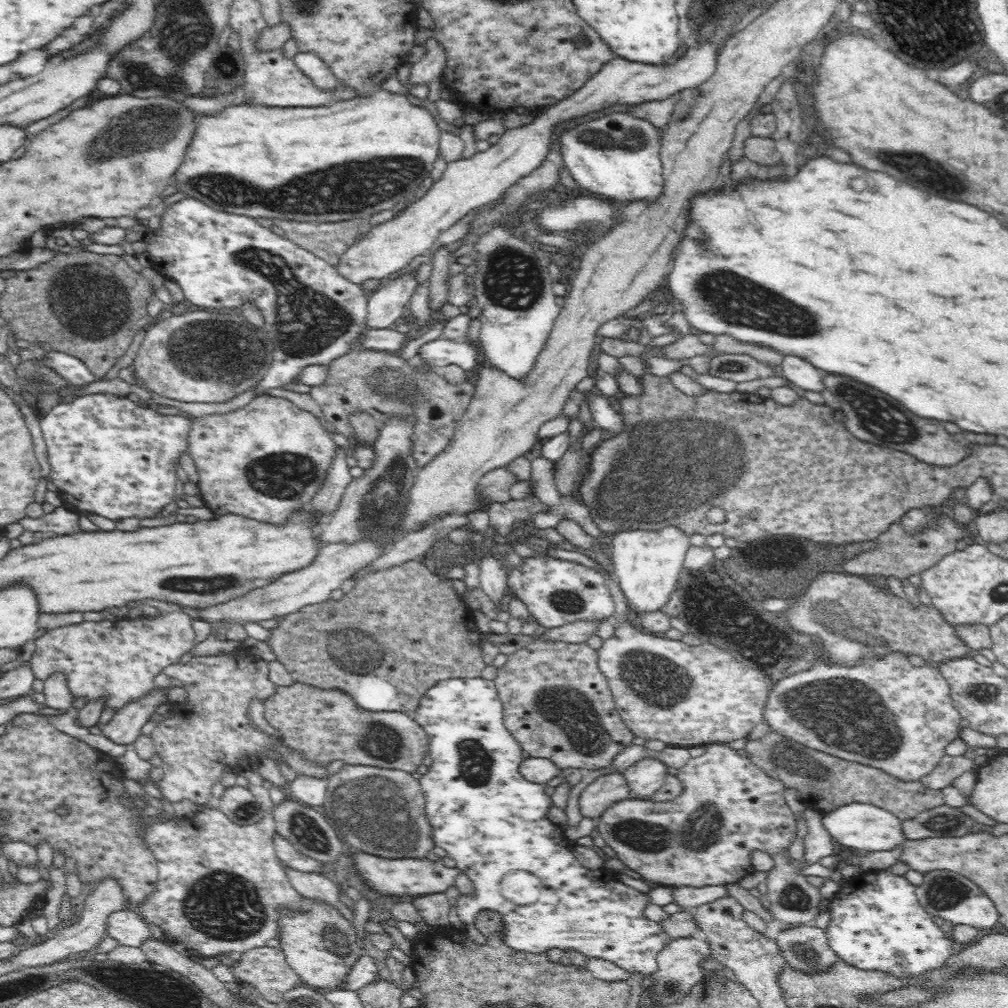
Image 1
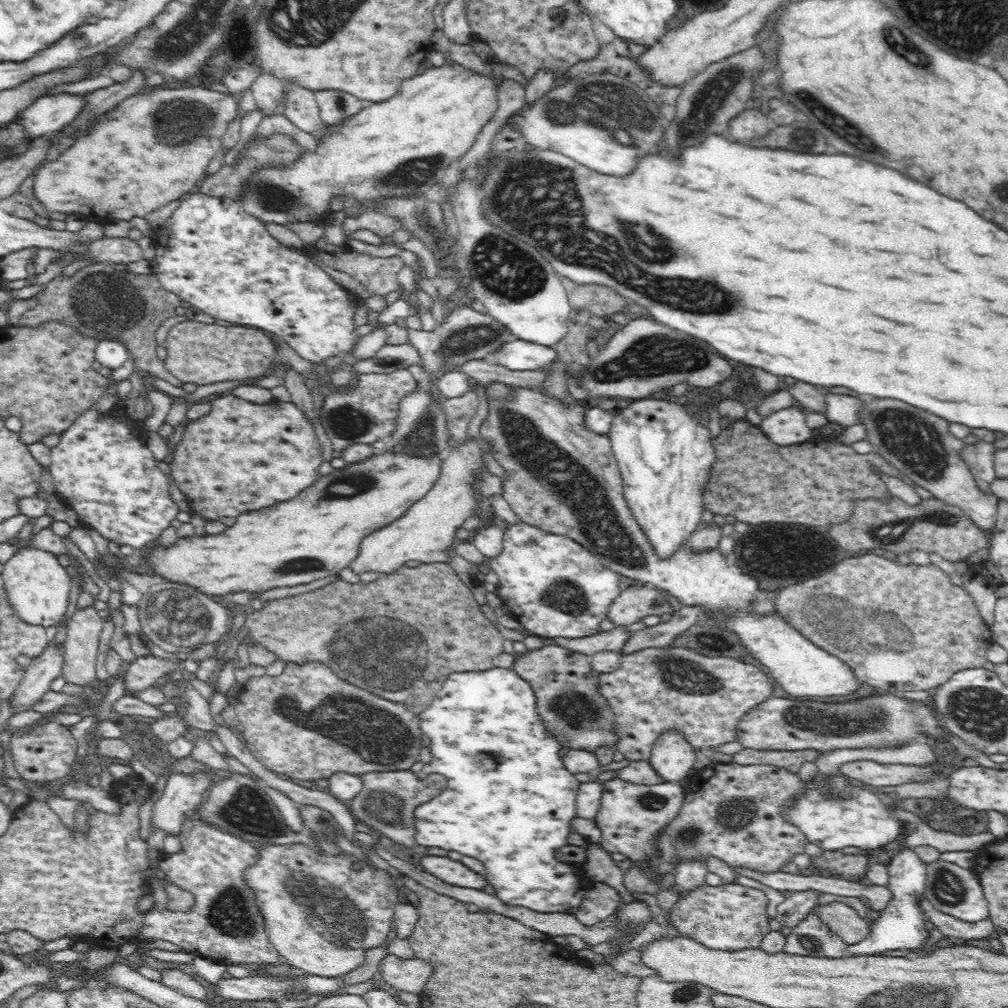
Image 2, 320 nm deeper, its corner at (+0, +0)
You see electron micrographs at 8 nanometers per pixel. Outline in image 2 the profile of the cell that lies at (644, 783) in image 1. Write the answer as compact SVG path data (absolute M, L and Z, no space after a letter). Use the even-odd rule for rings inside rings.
M668 730L657 738L649 764L665 780L681 781L694 768L696 751L679 730Z

